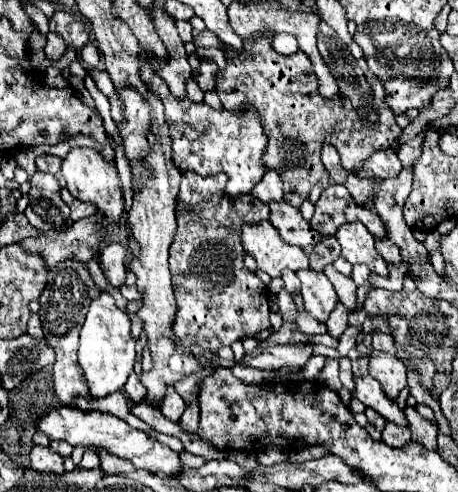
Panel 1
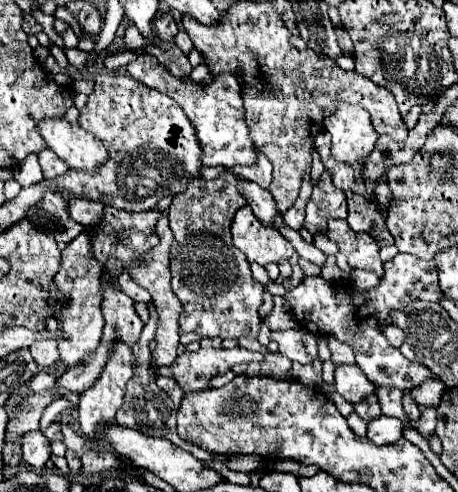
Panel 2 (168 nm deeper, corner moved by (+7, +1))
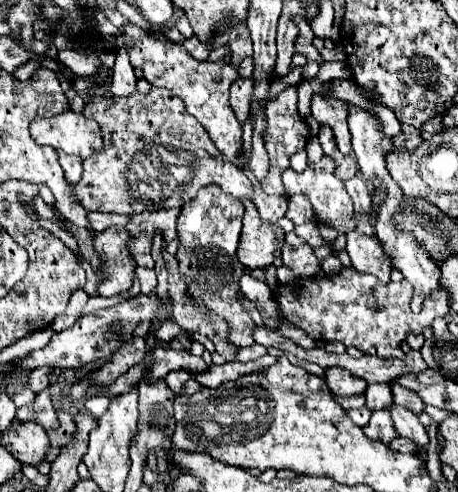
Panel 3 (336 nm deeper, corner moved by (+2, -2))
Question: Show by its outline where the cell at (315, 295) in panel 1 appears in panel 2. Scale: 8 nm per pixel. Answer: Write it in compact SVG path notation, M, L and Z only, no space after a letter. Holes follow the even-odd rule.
M399 254L385 264L385 276L381 278L381 284L366 292L353 291L347 286L341 288L331 286L321 276L305 278L297 288L285 294L285 300L289 302L293 318L297 320L299 328L315 336L335 336L337 340L347 342L353 348L357 364L361 366L363 374L375 386L399 388L409 392L421 386L427 378L435 378L435 374L429 368L425 368L419 362L407 360L383 336L383 328L391 324L389 314L393 310L403 310L413 300L425 300L425 302L441 300L441 288L433 260L425 262L409 254Z

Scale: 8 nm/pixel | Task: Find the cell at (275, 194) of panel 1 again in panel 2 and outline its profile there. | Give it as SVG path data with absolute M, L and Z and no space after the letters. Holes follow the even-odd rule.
M257 150L257 160L253 166L233 166L233 174L239 174L243 178L249 178L251 182L257 182L261 188L267 188L271 182L271 162Z

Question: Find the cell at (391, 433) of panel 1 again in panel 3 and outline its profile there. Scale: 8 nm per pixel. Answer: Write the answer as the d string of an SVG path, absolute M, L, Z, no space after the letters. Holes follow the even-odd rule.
M380 409L374 411L368 425L364 427L364 433L374 439L374 441L382 441L382 443L390 443L398 437L398 433L394 433L394 425L390 419L390 411L388 409Z

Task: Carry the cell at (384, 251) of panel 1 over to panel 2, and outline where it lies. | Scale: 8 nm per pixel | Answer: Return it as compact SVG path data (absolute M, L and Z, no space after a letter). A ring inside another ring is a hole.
M345 192L348 204L348 216L346 218L352 230L357 232L369 232L379 246L391 246L393 236L387 230L385 218L379 214L377 206L367 200L367 196L357 192Z

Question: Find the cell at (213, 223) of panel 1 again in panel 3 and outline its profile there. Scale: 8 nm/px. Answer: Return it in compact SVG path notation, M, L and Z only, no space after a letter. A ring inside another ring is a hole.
M216 185L202 187L196 195L196 199L182 205L178 215L178 265L182 279L188 285L188 297L192 305L198 305L198 309L212 311L214 315L222 317L230 325L230 343L236 347L250 347L254 345L252 331L256 323L248 315L248 311L240 303L240 279L246 271L246 267L238 261L236 249L242 229L242 215L244 205L236 197L230 197L222 193Z

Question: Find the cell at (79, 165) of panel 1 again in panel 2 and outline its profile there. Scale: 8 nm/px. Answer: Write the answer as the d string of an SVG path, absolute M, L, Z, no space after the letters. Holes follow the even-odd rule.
M45 118L37 124L37 130L47 146L65 160L69 168L93 170L97 164L105 162L107 150L101 140L81 126L69 124L65 118Z

